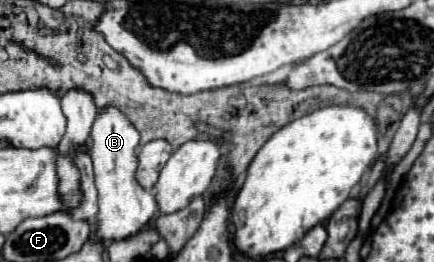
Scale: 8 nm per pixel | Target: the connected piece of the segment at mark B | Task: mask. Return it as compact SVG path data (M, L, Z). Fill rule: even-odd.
M102 107L98 109L96 121L92 125L92 147L88 149L92 163L94 163L94 179L98 189L98 205L100 211L96 215L96 221L92 223L94 237L102 241L116 241L116 239L128 239L136 235L140 229L144 229L154 213L158 211L156 199L152 193L148 193L144 187L138 187L138 181L134 179L138 169L138 145L140 145L140 133L118 111L118 107Z

